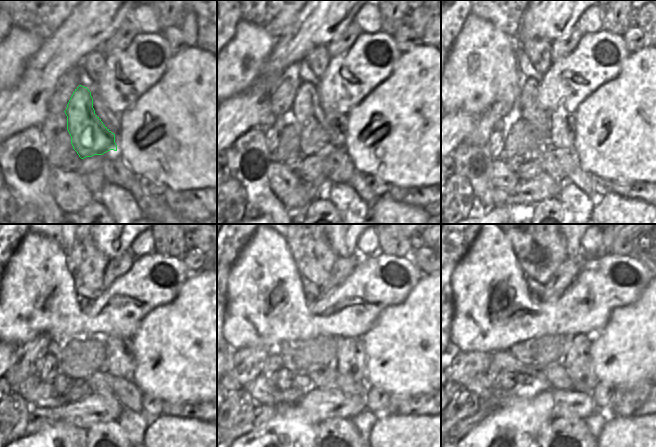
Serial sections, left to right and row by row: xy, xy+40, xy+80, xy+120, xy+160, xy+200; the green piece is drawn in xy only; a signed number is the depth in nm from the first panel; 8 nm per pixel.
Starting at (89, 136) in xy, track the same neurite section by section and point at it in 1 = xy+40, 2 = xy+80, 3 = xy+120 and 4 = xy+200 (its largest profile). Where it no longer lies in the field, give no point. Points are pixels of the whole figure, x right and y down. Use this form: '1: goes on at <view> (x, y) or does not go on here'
1: goes on at xy+40 (314, 137)
2: goes on at xy+80 (537, 118)
3: goes on at xy+120 (85, 303)
4: goes on at xy+200 (533, 295)

